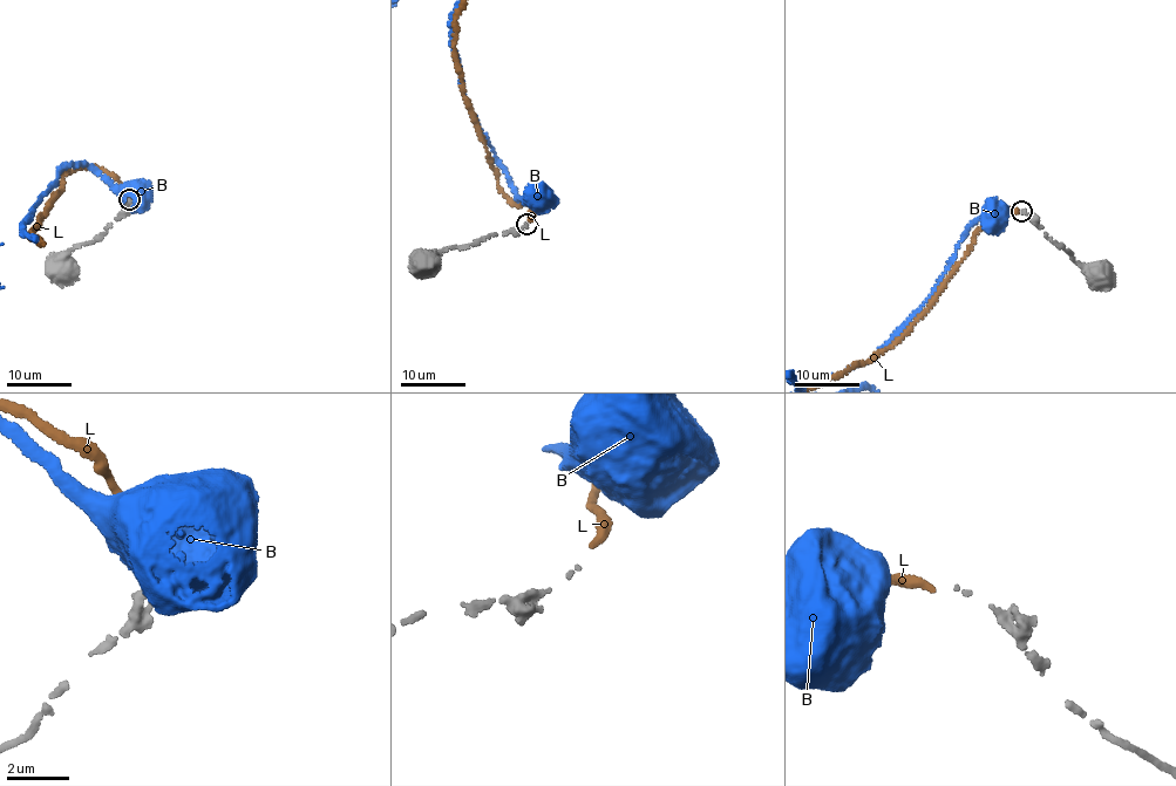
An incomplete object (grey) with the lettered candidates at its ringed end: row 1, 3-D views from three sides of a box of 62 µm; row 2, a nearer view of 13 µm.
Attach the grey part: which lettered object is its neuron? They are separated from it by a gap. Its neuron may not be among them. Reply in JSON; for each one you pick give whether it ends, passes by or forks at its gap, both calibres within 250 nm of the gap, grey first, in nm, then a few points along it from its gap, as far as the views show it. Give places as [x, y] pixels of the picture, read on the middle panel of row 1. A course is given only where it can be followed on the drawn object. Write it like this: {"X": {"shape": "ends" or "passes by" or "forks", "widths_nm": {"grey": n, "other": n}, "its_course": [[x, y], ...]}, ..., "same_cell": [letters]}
{"same_cell": []}

